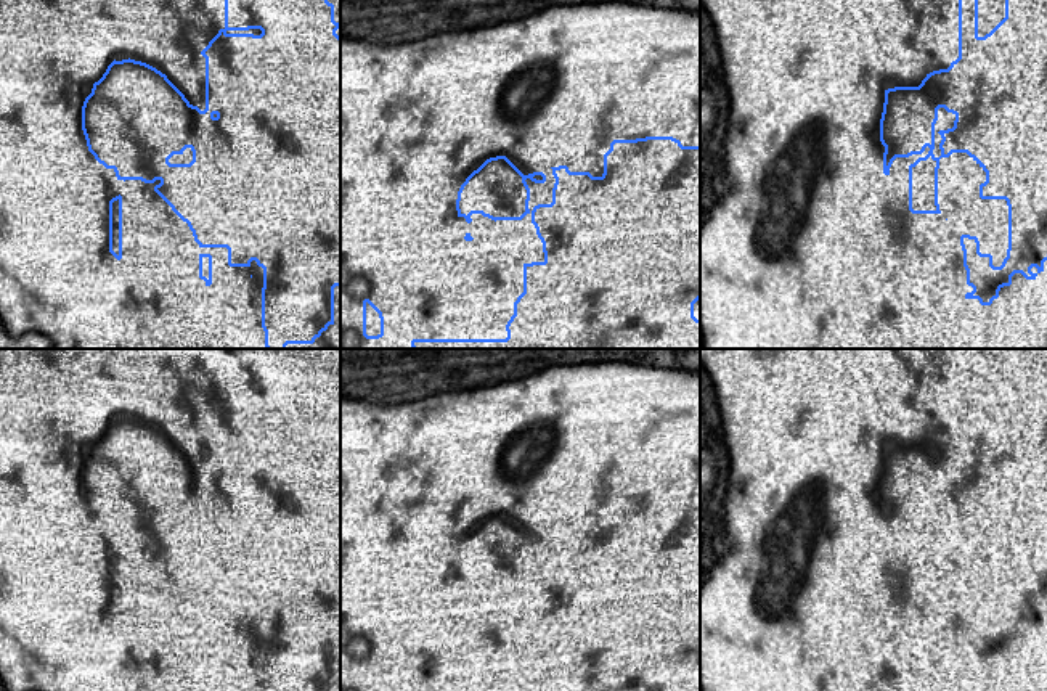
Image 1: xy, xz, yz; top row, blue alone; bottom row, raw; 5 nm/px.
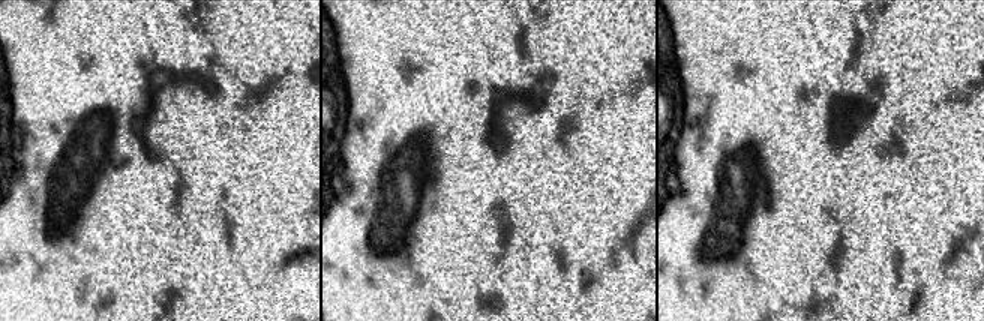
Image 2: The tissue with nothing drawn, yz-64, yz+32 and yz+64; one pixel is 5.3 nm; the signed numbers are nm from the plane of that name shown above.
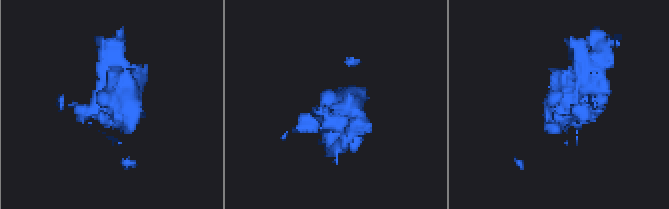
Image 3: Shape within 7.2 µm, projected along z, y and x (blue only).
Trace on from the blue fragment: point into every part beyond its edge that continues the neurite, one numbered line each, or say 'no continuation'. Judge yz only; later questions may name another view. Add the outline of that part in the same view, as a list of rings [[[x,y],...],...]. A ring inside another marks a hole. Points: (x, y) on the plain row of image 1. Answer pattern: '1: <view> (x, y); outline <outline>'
no continuation

